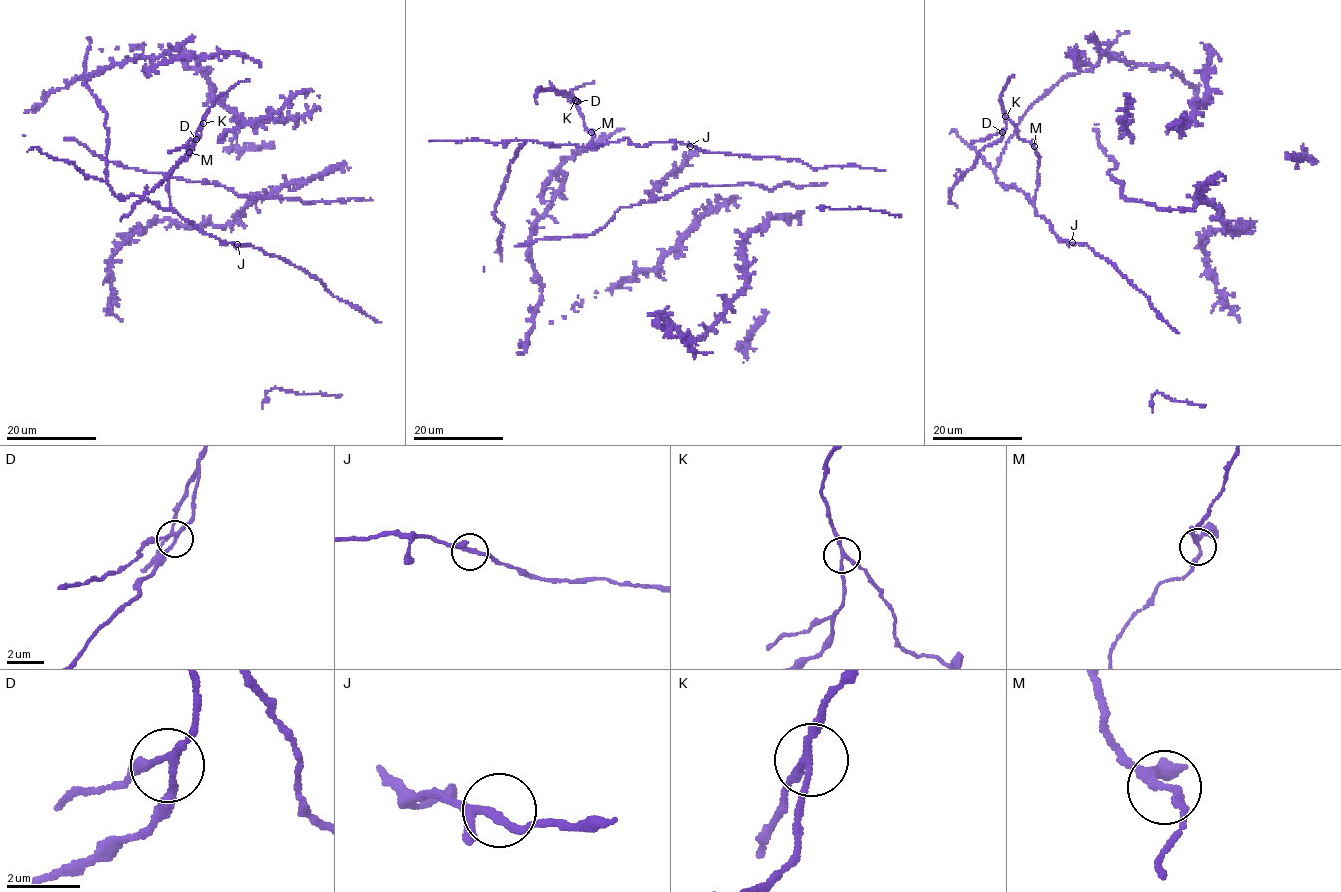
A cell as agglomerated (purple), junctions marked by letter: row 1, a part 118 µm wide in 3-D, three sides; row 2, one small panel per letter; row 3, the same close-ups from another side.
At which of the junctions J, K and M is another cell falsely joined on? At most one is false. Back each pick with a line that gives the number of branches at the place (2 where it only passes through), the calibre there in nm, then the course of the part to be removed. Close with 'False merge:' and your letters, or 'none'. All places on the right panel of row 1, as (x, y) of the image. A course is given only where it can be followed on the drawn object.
K: branches 3; calibre 180 nm; course (1005, 116), (1006, 128), (1000, 139), (983, 147), (974, 166), (952, 187), (949, 201), (956, 207)
False merge: K

